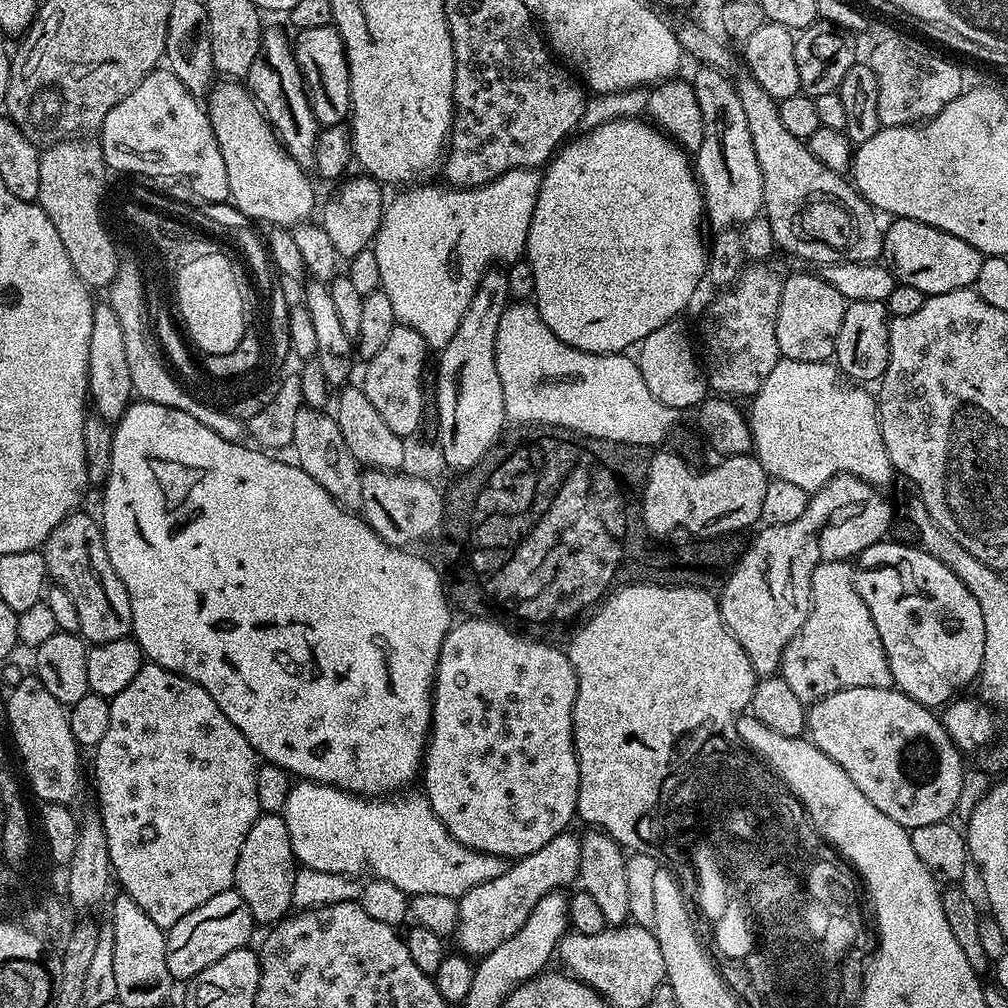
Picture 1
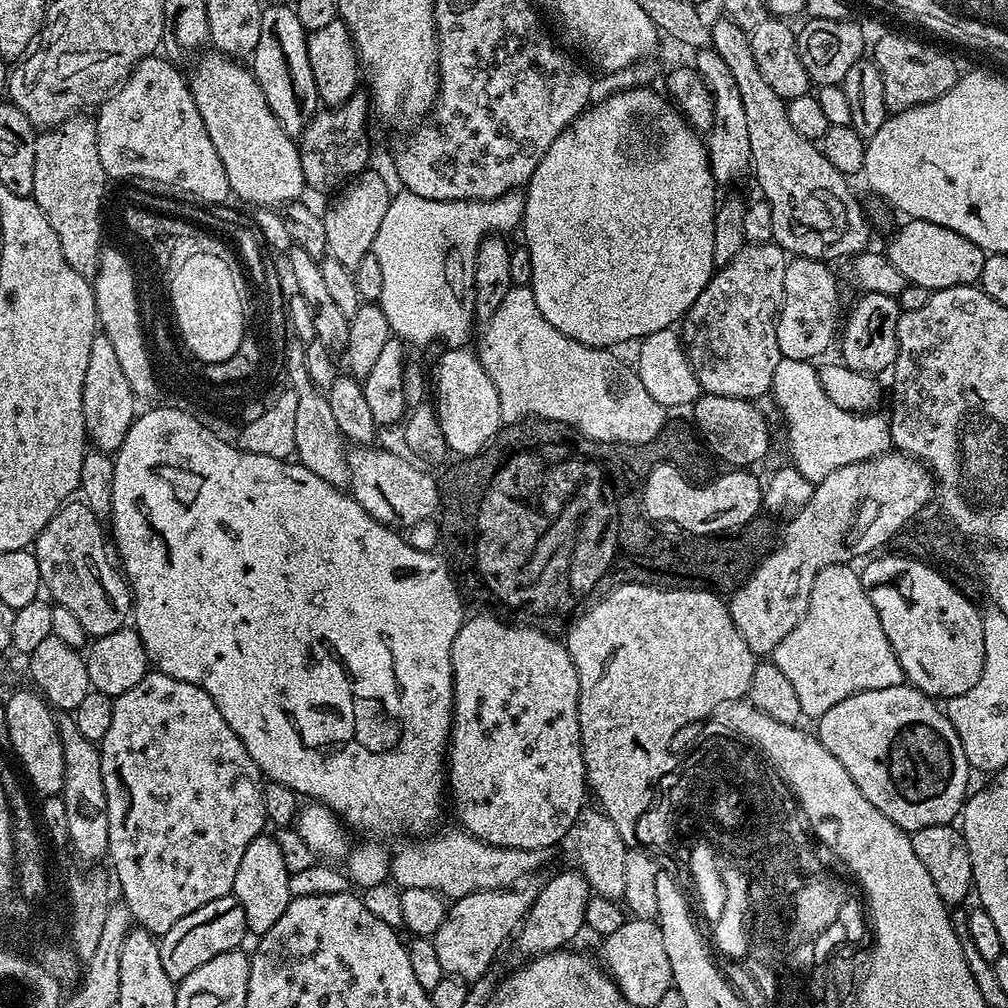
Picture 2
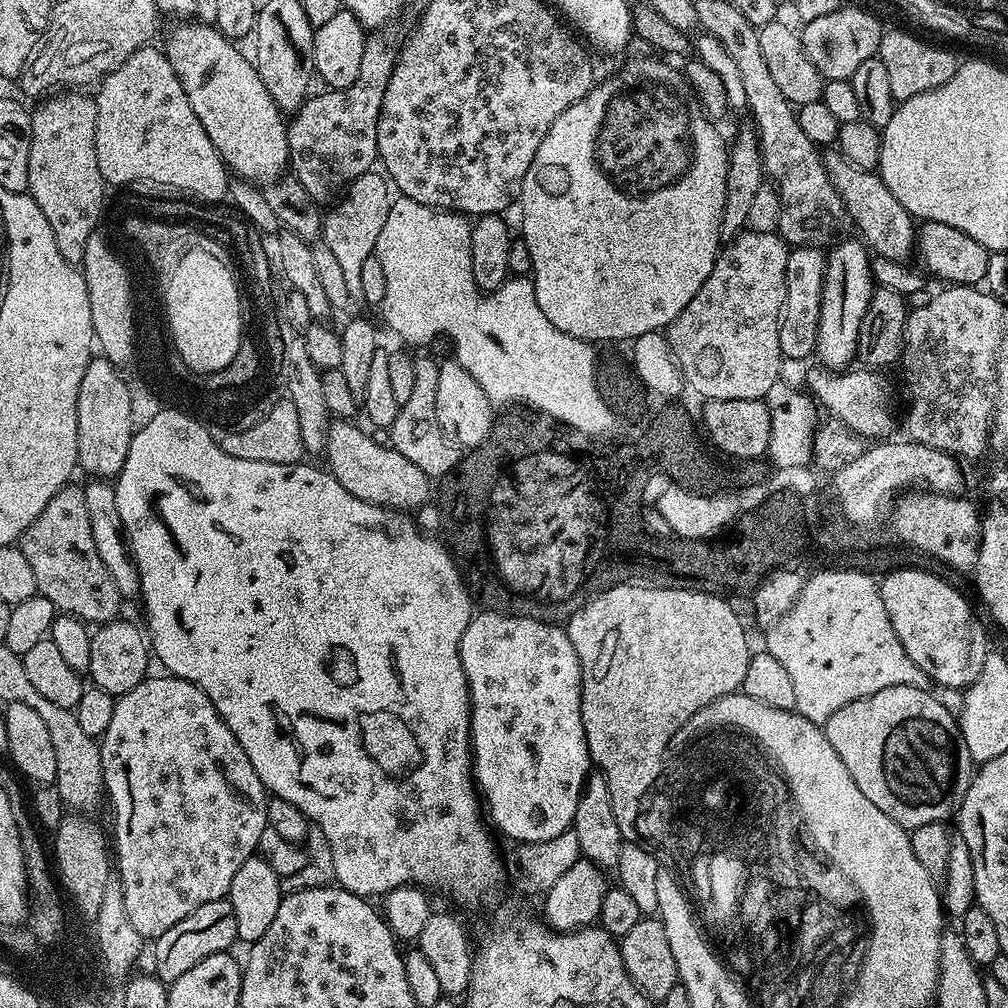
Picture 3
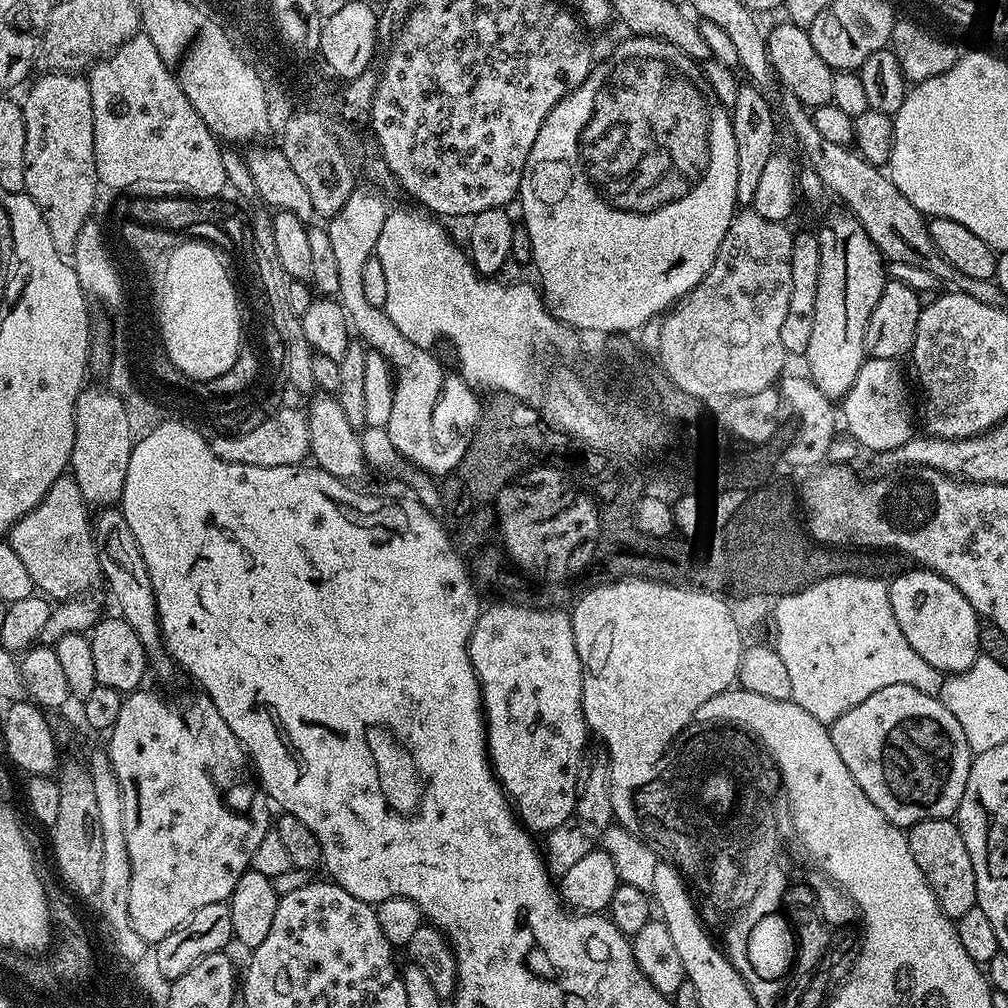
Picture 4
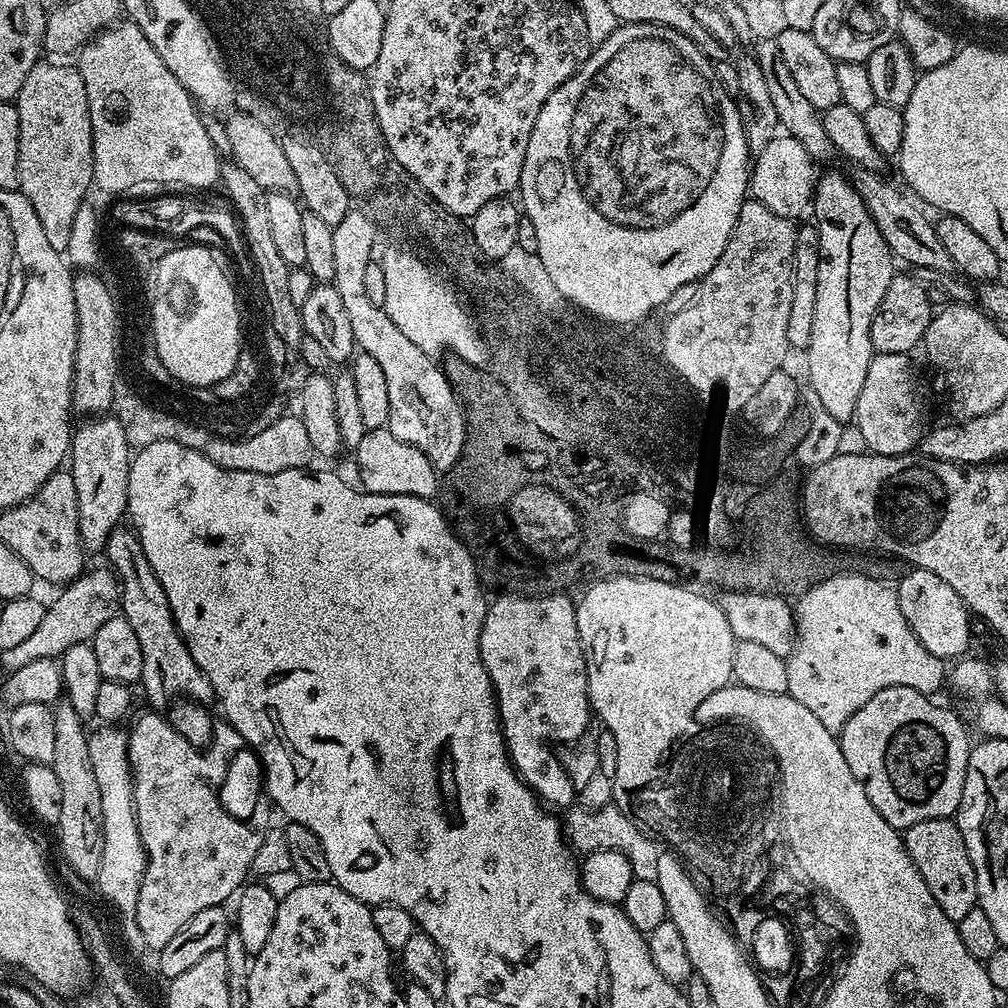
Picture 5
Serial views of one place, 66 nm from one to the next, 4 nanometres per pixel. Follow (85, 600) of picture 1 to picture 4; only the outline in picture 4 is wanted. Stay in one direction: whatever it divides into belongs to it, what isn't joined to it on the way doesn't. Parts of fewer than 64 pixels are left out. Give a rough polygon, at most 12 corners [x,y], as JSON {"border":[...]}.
{"border":[[70,474],[6,543],[49,601],[101,583],[90,506]]}

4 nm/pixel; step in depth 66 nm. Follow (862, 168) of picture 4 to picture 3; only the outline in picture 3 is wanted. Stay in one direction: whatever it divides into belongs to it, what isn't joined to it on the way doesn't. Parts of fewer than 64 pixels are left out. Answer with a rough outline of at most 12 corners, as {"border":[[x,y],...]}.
{"border":[[838,150],[824,169],[876,255],[907,261],[915,219],[879,173]]}

